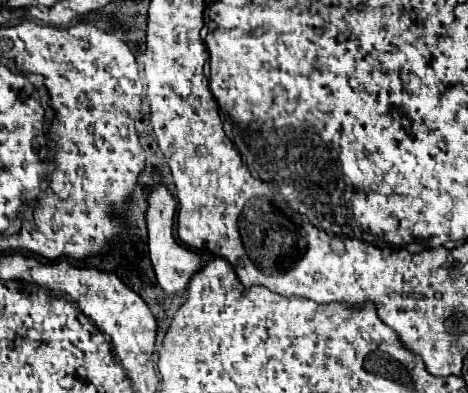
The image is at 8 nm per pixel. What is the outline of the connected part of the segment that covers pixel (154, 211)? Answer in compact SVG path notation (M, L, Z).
M156 185L156 189L148 195L148 209L146 209L146 225L148 225L148 249L150 249L150 261L154 265L156 279L160 287L166 293L182 293L190 281L190 277L200 269L200 257L188 249L184 249L180 243L176 243L172 225L174 225L174 213L176 213L176 201L170 195L170 191L164 185Z

